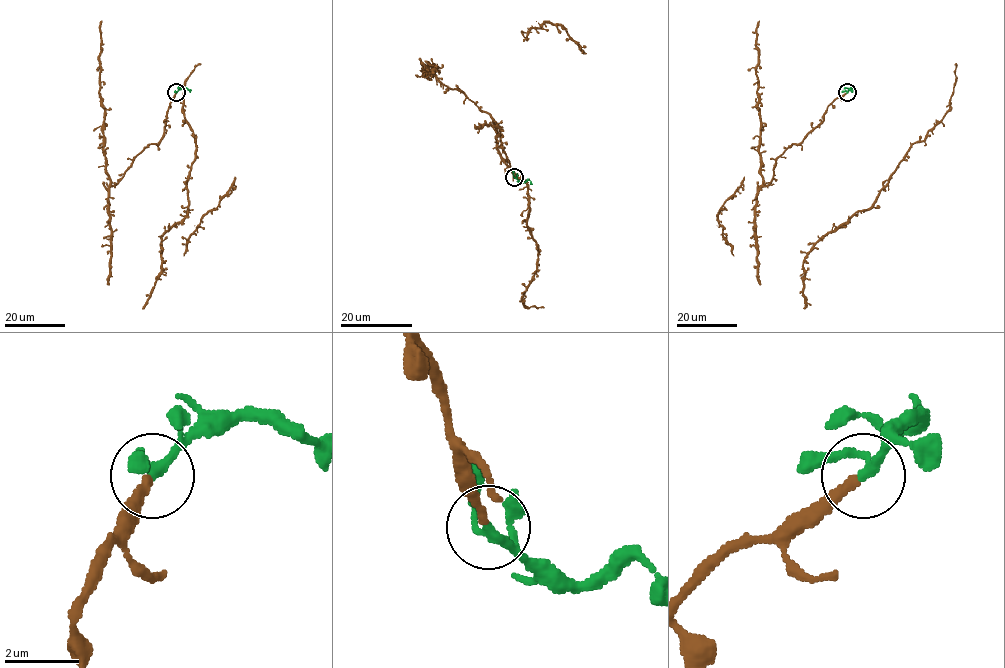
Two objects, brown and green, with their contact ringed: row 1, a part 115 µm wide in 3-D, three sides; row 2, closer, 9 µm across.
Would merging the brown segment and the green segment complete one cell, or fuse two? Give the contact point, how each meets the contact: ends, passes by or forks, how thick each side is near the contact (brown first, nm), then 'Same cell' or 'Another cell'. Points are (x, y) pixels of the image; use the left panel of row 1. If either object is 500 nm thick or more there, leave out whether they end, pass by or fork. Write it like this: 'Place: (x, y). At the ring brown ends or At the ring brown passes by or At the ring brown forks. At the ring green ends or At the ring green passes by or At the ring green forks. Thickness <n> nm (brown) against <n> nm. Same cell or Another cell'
Place: (176, 92). At the ring brown ends. At the ring green passes by. Thickness 240 nm (brown) against 220 nm. Same cell

